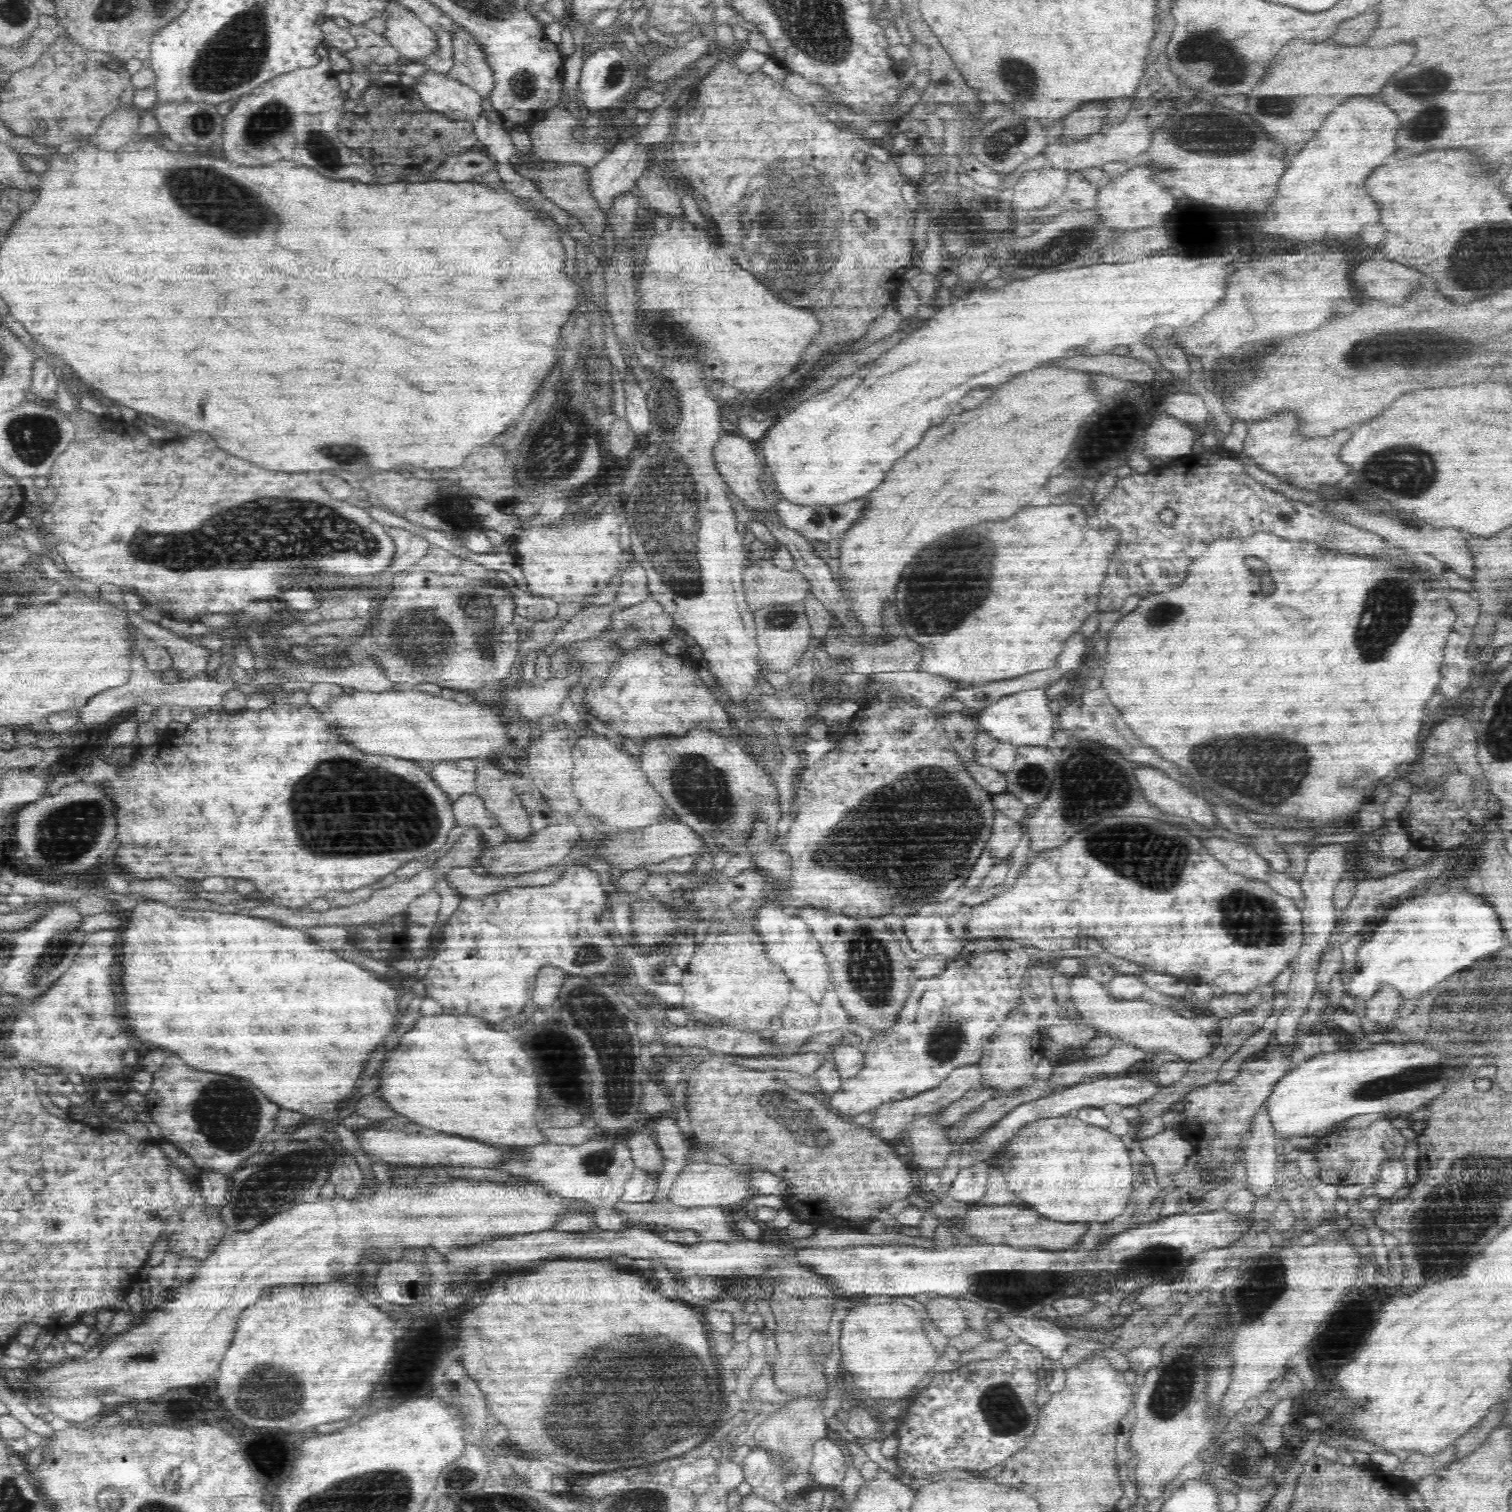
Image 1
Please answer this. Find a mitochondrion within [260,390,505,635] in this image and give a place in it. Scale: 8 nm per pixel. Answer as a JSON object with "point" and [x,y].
{"point":[362,454]}

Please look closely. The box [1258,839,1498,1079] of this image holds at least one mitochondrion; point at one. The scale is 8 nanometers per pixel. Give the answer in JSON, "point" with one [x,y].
{"point":[1461,965]}

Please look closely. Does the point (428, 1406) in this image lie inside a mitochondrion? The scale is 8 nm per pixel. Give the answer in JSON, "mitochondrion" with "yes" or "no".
{"mitochondrion":"no"}

